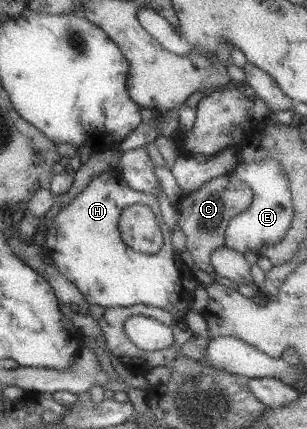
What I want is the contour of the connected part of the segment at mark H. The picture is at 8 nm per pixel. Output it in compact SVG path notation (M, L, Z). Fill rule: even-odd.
M114 169L103 171L84 186L82 192L56 213L48 231L44 248L46 254L52 258L56 268L82 293L84 301L90 304L97 304L102 308L108 307L127 307L133 304L145 304L151 307L158 307L172 313L172 316L182 320L186 310L189 308L191 292L196 289L196 281L192 275L192 268L188 267L179 256L179 252L172 249L170 234L172 228L162 221L159 211L159 203L154 196L147 193L139 193L128 187L121 180L118 172ZM131 204L144 204L149 206L156 217L160 227L163 244L158 252L144 254L133 251L120 239L119 229L117 228L118 217L121 210Z

